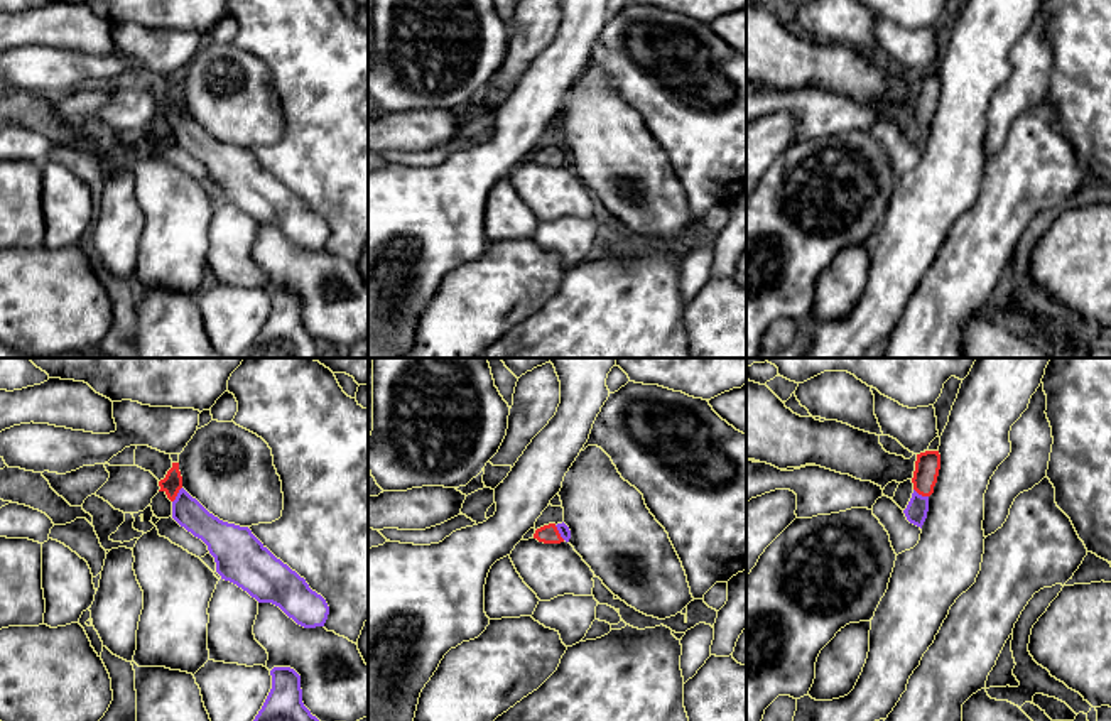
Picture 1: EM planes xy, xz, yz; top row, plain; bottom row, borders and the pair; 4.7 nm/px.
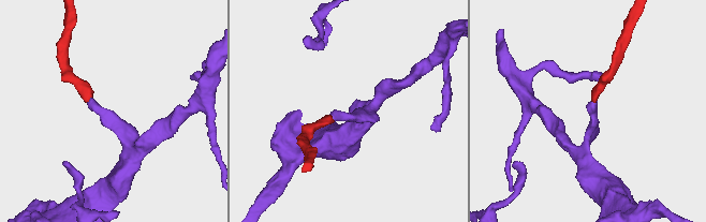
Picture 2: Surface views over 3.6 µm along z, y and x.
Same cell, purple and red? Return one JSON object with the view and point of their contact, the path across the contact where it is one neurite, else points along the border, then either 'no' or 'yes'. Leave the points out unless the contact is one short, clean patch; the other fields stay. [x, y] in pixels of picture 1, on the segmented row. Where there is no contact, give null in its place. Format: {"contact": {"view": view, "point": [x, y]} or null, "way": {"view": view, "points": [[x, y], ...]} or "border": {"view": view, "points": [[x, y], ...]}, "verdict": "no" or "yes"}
{"contact": {"view": "xy", "point": [178, 495]}, "way": {"view": "xy", "points": [[188, 512], [178, 495], [173, 482]]}, "verdict": "yes"}

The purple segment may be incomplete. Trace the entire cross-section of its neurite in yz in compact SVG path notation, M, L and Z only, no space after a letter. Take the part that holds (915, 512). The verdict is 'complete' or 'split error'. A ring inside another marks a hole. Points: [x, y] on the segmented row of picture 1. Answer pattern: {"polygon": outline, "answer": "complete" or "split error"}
{"polygon": "M925 451L917 454L915 471L913 471L913 493L903 510L907 520L922 529L927 512L929 512L929 496L934 493L940 469L940 454L939 451Z", "answer": "split error"}

